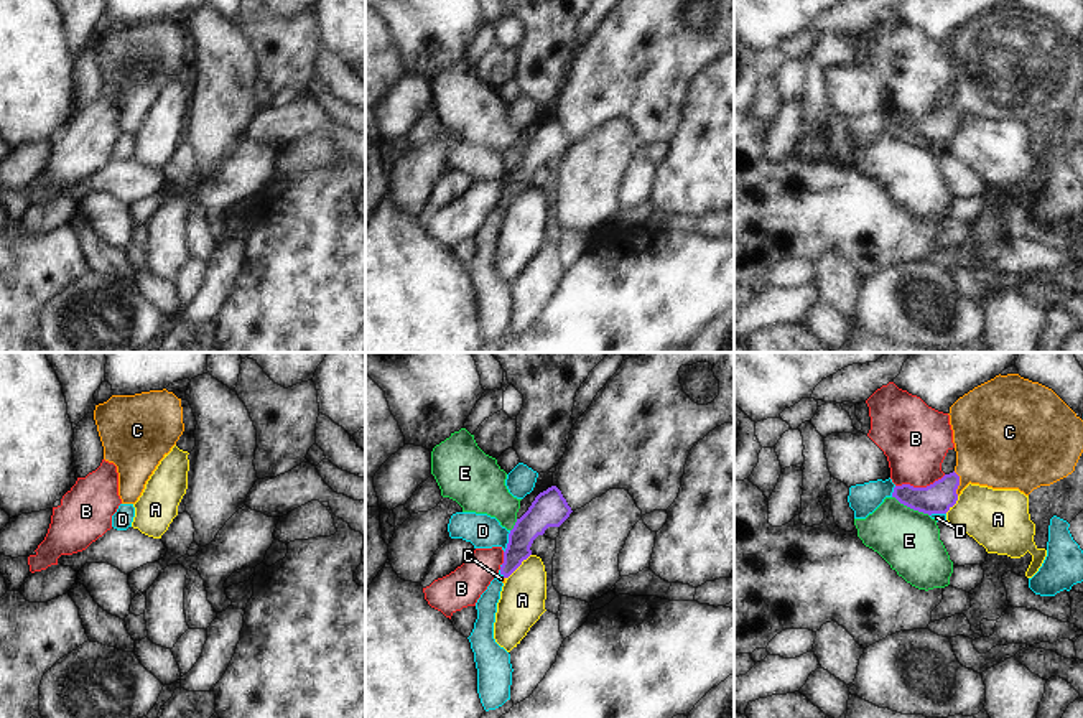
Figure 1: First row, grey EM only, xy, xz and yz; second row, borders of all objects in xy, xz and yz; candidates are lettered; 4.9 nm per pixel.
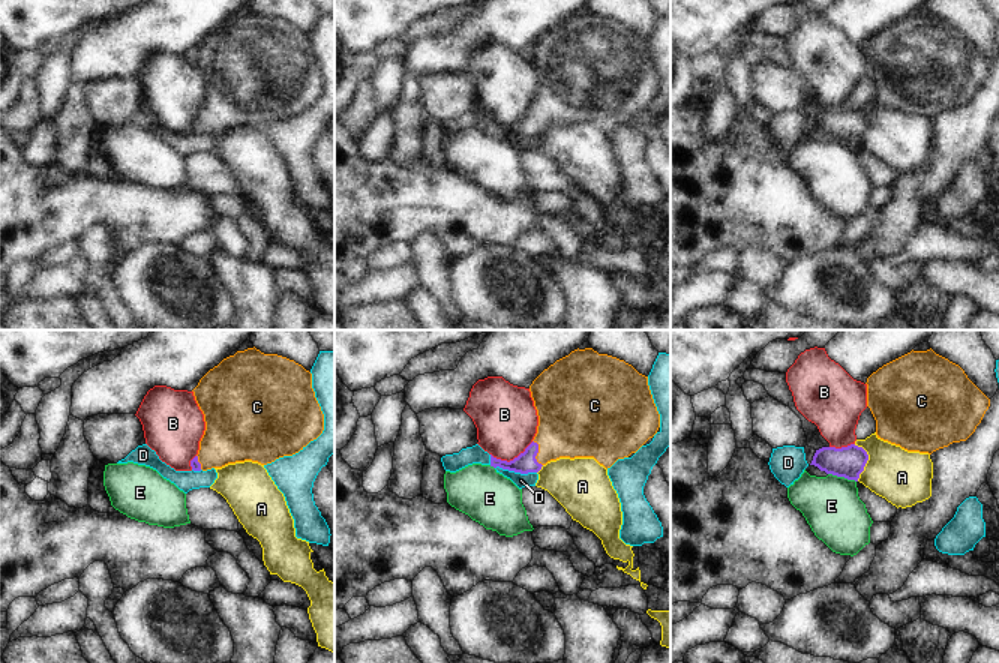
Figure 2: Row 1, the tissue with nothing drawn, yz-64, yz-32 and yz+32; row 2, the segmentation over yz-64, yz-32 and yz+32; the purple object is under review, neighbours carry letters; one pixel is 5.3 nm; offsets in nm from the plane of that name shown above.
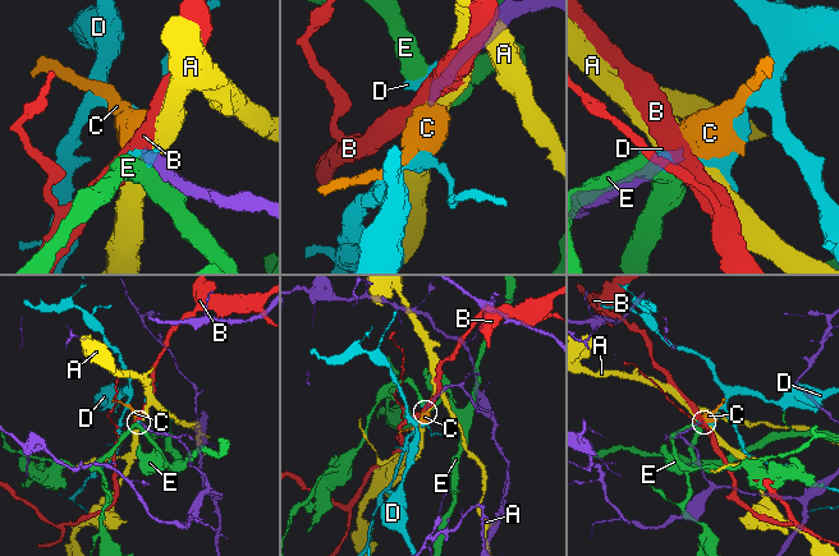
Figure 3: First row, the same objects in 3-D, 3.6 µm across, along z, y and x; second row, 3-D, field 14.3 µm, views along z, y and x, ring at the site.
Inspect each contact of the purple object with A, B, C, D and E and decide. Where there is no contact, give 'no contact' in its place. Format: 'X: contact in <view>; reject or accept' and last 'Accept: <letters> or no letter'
A: contact in xz; reject
B: contact in yz; reject
C: contact in yz; accept
D: contact in xz; reject
E: contact in yz; reject
Accept: C

